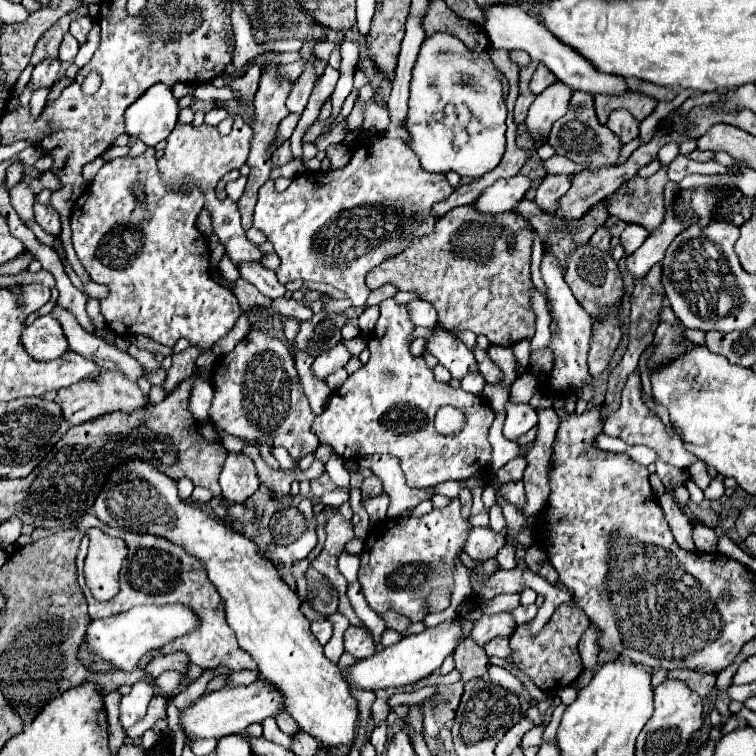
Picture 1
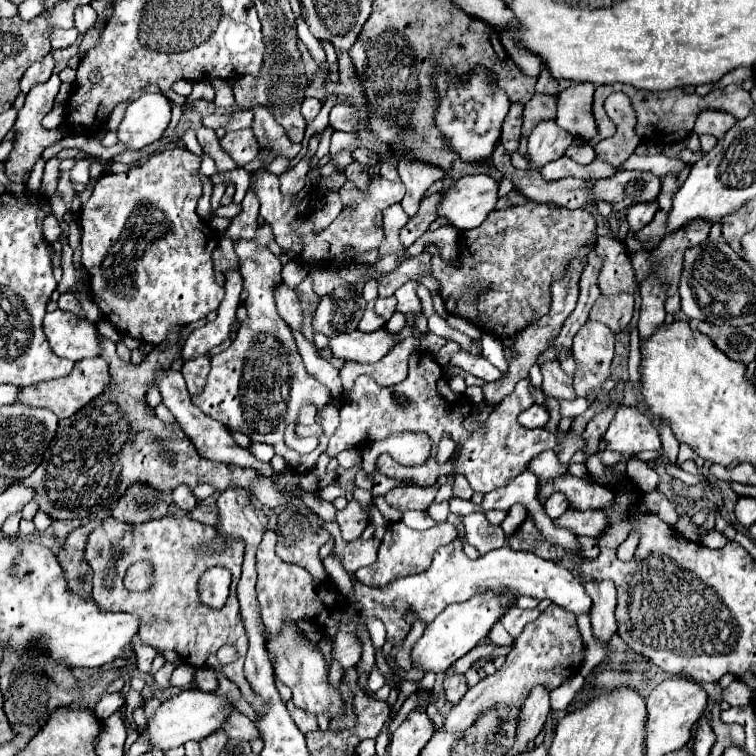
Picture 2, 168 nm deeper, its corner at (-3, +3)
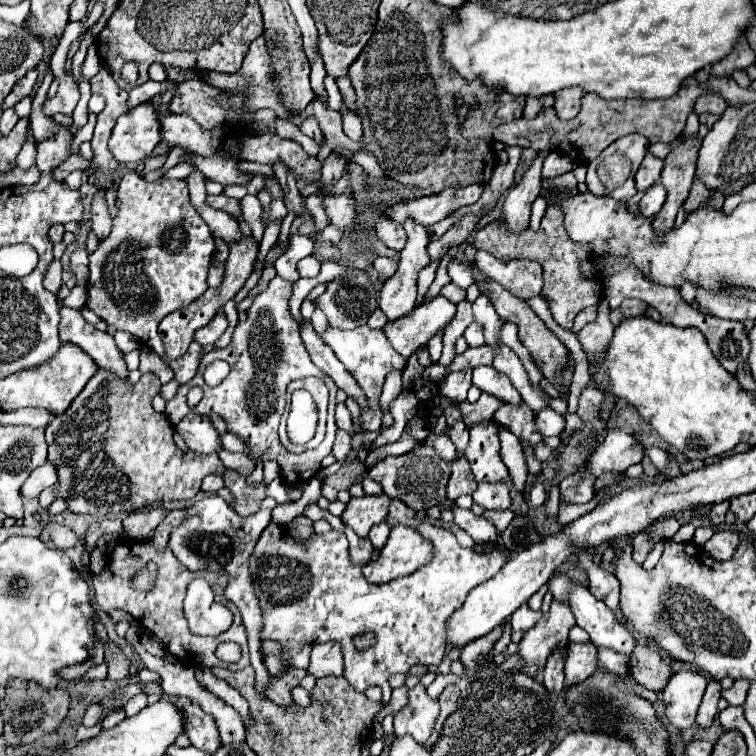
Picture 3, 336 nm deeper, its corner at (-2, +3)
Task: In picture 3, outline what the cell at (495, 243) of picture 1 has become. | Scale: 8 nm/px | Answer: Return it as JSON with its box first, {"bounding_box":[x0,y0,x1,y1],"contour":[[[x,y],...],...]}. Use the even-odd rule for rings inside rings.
{"bounding_box":[473,207,601,329],"contour":[[[549,207],[543,221],[541,221],[541,229],[539,233],[527,229],[523,233],[509,233],[505,229],[505,225],[501,225],[499,221],[489,223],[487,227],[479,229],[475,233],[475,241],[473,241],[475,249],[485,249],[491,255],[495,255],[501,261],[509,261],[509,259],[531,259],[541,263],[543,267],[543,291],[541,295],[547,297],[549,301],[549,309],[553,313],[553,319],[563,327],[563,329],[571,329],[573,327],[573,319],[579,311],[597,305],[601,299],[601,285],[593,283],[589,279],[581,277],[579,265],[581,261],[589,259],[589,249],[587,245],[577,245],[569,239],[565,227],[563,227],[563,213],[559,207]]]}

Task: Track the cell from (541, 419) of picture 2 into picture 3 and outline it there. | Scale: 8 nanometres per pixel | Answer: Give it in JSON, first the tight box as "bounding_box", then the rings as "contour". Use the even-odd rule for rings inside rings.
{"bounding_box":[535,409,565,437],"contour":[[[543,409],[541,413],[535,415],[535,425],[537,425],[537,431],[541,431],[545,437],[547,435],[561,435],[563,429],[565,429],[565,419],[555,413],[553,409]]]}

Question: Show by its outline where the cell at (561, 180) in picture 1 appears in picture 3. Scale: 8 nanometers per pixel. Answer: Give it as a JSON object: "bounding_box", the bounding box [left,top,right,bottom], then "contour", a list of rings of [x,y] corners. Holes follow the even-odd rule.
{"bounding_box":[543,151,571,179],"contour":[[[559,151],[547,153],[547,157],[545,157],[545,161],[543,161],[543,177],[545,177],[545,179],[555,179],[555,177],[567,173],[567,171],[571,171],[571,161],[569,161],[569,157],[565,157],[565,155],[559,153]]]}

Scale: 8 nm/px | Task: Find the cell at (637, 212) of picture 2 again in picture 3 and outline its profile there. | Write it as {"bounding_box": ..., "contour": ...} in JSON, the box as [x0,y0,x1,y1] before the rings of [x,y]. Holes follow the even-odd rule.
{"bounding_box":[639,183,667,217],"contour":[[[655,183],[653,187],[649,187],[639,203],[641,215],[645,215],[645,217],[657,215],[665,203],[665,197],[667,197],[667,193],[665,193],[665,187],[661,183]]]}

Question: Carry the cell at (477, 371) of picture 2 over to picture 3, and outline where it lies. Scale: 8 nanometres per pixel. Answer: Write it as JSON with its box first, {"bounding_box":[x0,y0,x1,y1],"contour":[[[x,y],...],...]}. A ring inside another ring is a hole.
{"bounding_box":[473,367,523,405],"contour":[[[493,367],[473,369],[473,385],[477,385],[481,391],[497,397],[507,405],[519,405],[523,401],[517,389],[513,389],[513,383],[509,381],[509,377],[505,377],[505,373],[499,373]]]}

